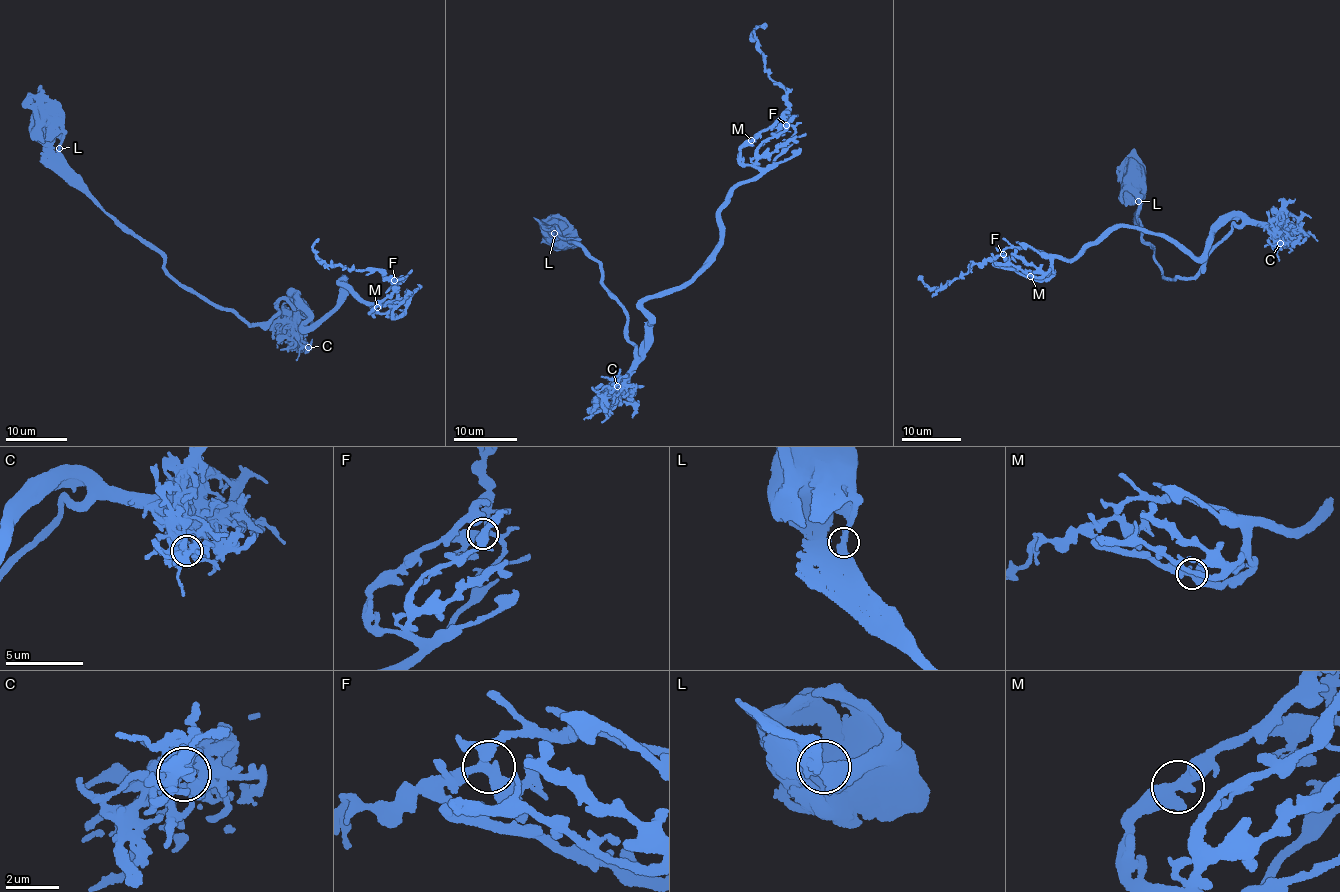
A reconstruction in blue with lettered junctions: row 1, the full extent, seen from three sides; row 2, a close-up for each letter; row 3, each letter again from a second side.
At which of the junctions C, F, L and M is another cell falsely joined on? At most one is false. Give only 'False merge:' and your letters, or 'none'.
False merge: none

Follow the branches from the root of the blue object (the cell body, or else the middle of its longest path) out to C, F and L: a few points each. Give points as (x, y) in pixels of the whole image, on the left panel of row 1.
C: (45, 117), (60, 139), (62, 174), (161, 255), (165, 270), (252, 325), (284, 300), (300, 315), (308, 347)
F: (45, 117), (62, 174), (252, 325), (291, 294), (321, 324), (341, 278), (375, 303), (394, 280)
L: (45, 117), (52, 125), (52, 133), (60, 139), (58, 148)

